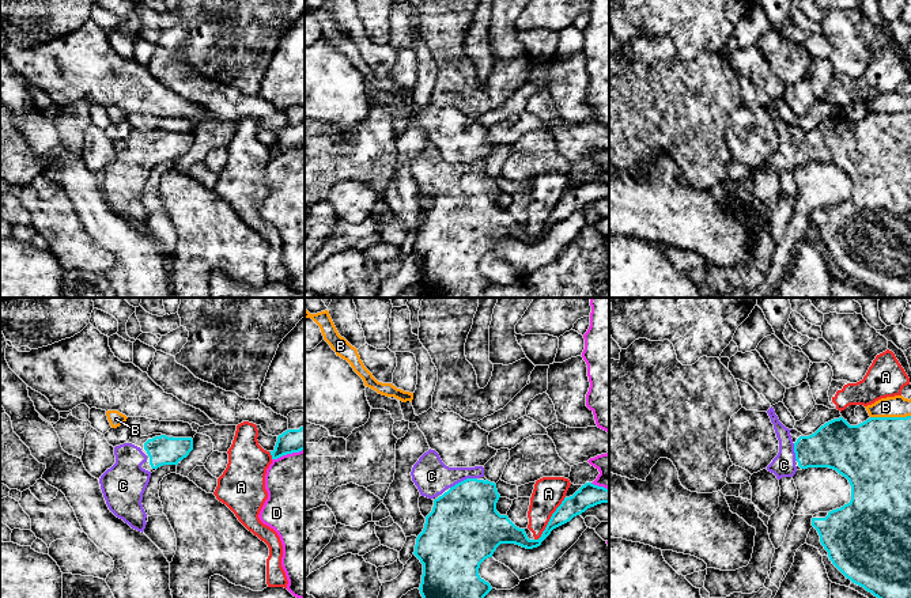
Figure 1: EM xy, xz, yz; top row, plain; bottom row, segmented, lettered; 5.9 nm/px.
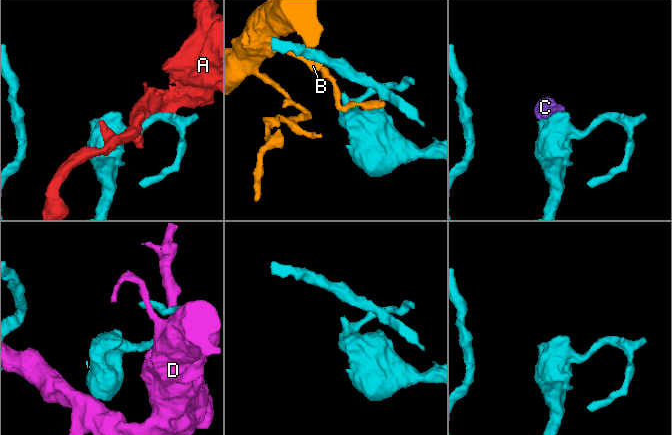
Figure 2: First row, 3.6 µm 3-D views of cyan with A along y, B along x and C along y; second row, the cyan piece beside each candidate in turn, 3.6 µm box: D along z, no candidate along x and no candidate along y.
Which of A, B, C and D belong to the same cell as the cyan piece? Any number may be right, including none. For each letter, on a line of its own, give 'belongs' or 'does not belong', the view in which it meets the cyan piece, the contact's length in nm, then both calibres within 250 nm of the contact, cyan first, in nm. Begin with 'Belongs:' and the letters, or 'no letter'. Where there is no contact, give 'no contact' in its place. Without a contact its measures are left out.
Belongs: C
A: does not belong; contact in xz; length 320 nm; calibres 120 and 190 nm
B: does not belong; contact in yz; length 240 nm; calibres 420 and 130 nm
C: belongs; contact in xz; length 170 nm; calibres 420 and 220 nm
D: does not belong; contact in xy; length 200 nm; calibres 140 and 440 nm

